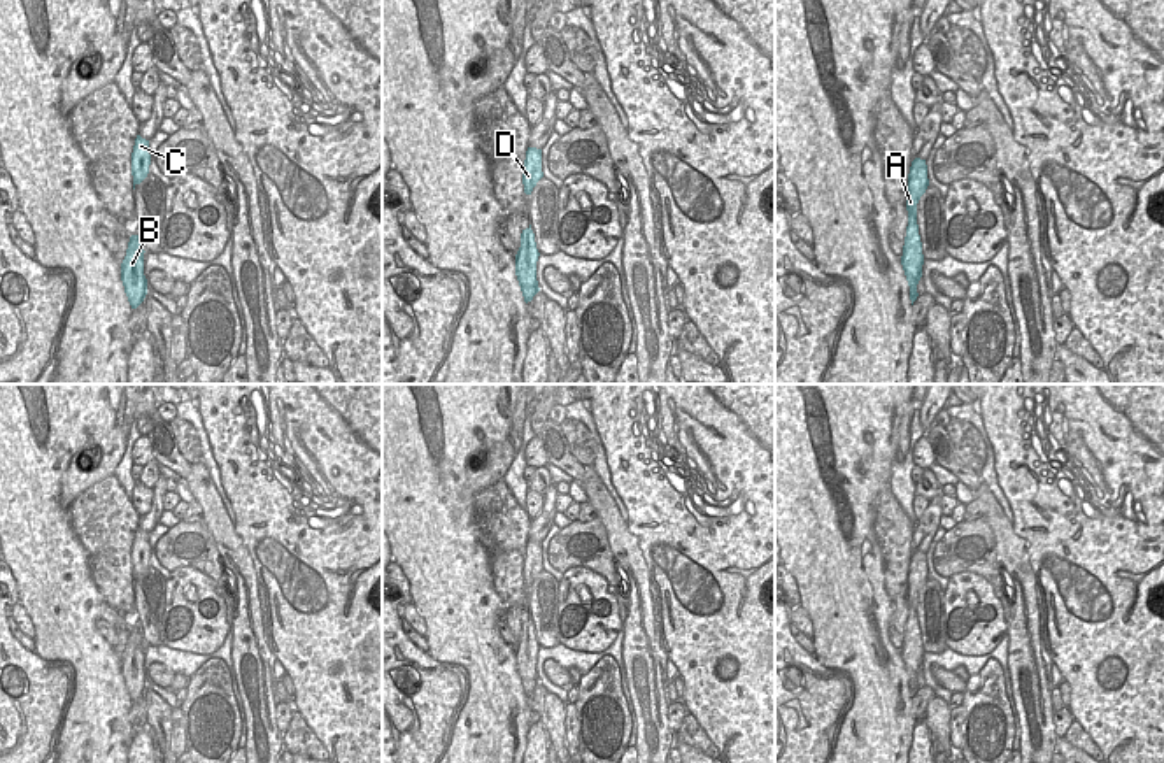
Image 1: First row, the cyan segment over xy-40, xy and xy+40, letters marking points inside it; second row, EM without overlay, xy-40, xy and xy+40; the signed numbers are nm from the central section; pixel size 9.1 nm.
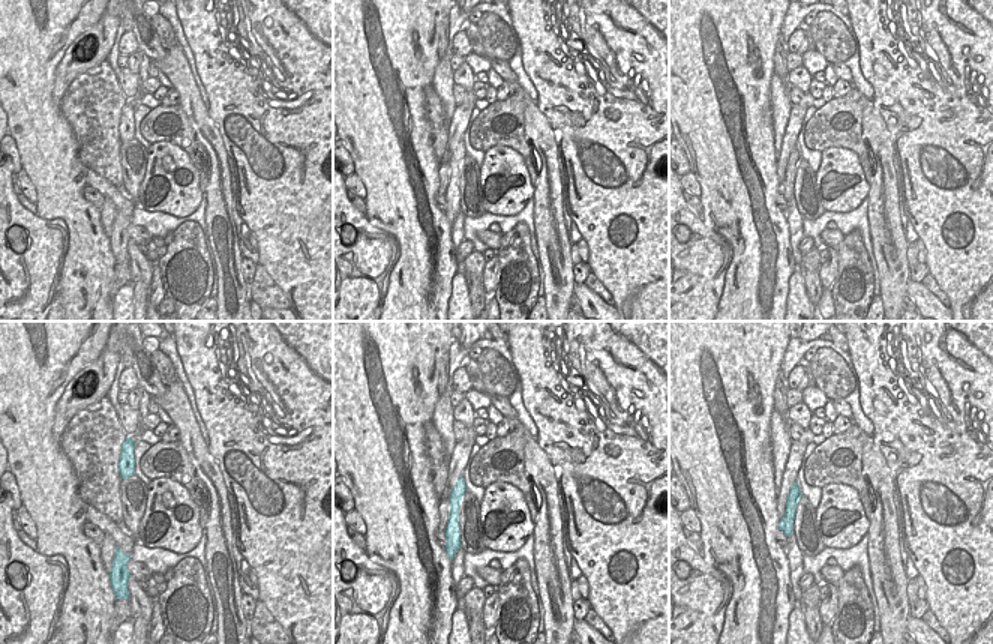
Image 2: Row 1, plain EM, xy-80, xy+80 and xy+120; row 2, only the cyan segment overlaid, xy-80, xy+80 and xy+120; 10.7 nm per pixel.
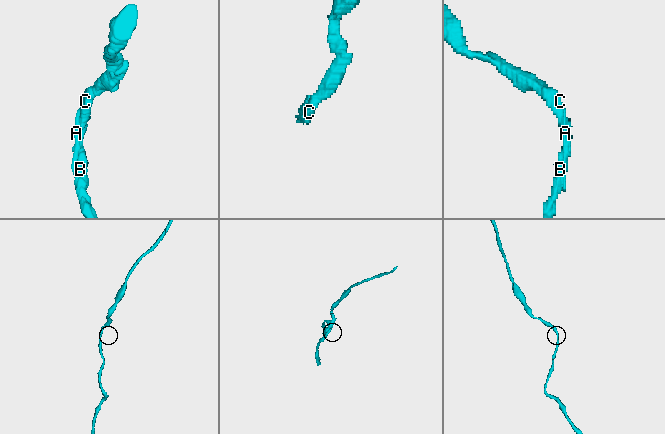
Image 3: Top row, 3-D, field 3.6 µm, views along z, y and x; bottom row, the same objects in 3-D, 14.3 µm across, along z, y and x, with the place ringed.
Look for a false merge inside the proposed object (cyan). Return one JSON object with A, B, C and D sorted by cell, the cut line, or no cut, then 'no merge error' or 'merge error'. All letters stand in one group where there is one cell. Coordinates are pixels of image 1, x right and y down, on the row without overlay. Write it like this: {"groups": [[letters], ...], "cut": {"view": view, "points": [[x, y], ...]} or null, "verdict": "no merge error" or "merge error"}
{"groups": [["A", "B", "C", "D"]], "cut": null, "verdict": "no merge error"}

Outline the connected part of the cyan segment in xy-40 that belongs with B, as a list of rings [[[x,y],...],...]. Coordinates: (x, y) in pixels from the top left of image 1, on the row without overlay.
[[[131,628],[126,649],[121,656],[121,674],[131,702],[137,702],[147,688],[147,672],[144,668],[144,638],[140,628]]]

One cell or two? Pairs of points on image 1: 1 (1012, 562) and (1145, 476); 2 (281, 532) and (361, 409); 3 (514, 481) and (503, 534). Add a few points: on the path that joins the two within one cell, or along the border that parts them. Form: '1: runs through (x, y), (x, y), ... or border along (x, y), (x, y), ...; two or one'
1: border along (1010, 521), (1024, 541), (1042, 591); two
2: runs through (325, 520), (337, 509), (340, 492), (340, 432); one
3: border along (503, 479), (512, 497), (525, 509); two

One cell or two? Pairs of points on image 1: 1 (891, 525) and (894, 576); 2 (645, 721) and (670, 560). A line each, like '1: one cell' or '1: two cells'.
1: one cell
2: two cells

